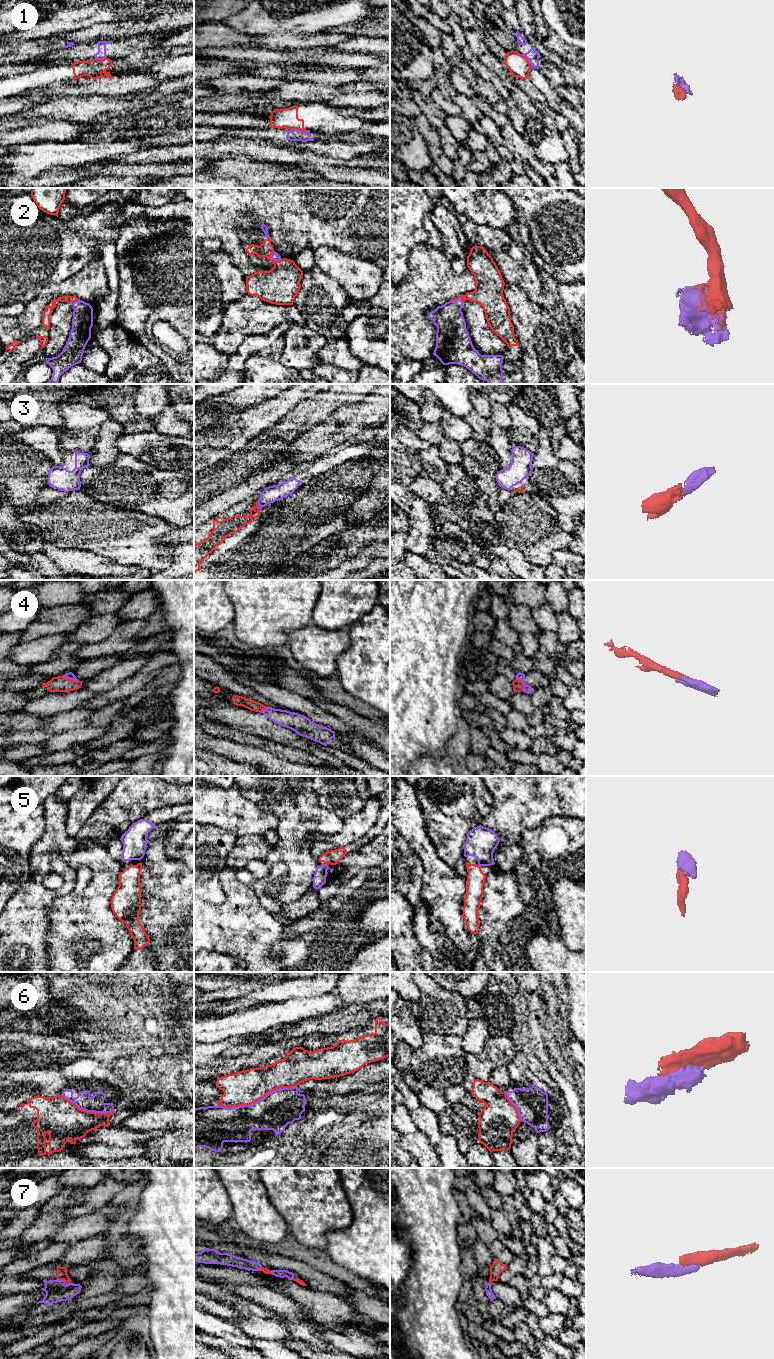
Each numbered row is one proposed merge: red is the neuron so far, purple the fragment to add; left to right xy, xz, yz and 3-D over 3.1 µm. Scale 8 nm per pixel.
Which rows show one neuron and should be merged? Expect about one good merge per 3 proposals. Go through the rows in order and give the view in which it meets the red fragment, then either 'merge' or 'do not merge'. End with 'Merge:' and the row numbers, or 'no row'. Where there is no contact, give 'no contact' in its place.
1: contact in xz; do not merge
2: contact in xz; merge
3: contact in xz; merge
4: contact in xy; merge
5: contact in yz; merge
6: contact in xz; do not merge
7: contact in xy; merge
Merge: 2, 3, 4, 5, 7

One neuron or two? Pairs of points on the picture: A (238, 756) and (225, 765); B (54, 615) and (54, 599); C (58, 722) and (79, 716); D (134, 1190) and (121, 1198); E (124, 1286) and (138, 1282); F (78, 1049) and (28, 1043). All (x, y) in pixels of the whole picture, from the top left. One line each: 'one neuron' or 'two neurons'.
A: two neurons
B: two neurons
C: one neuron
D: one neuron
E: one neuron
F: one neuron

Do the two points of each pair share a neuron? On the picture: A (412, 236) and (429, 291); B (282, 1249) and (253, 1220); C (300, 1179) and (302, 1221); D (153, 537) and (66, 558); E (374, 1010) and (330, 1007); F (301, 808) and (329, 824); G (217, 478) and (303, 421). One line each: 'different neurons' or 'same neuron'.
A: different neurons
B: different neurons
C: same neuron
D: different neurons
E: different neurons
F: same neuron
G: same neuron

